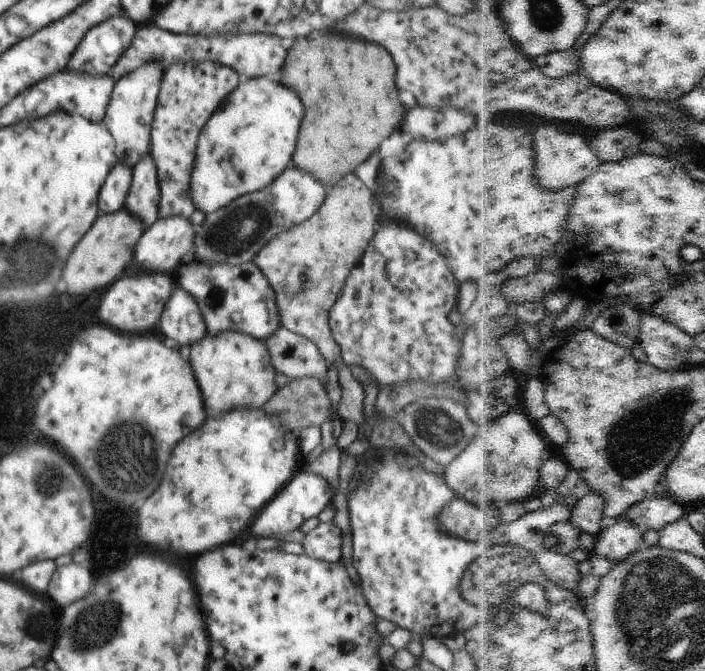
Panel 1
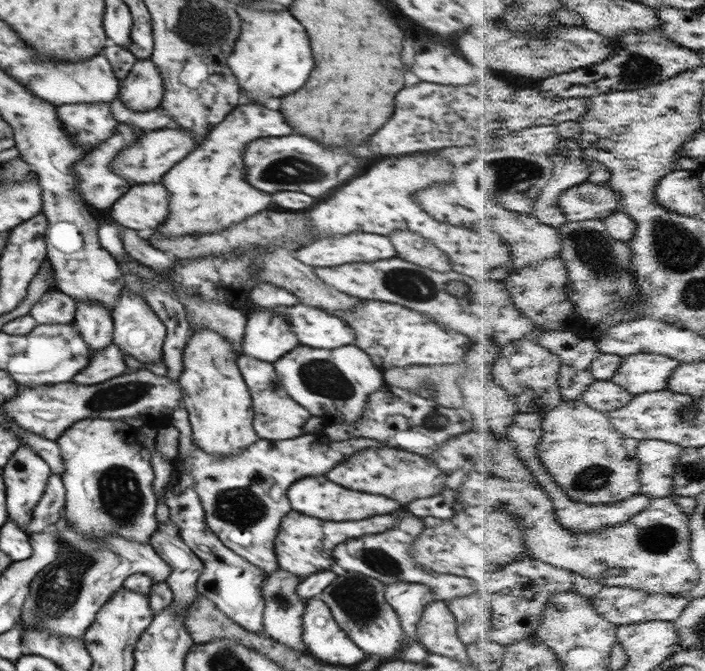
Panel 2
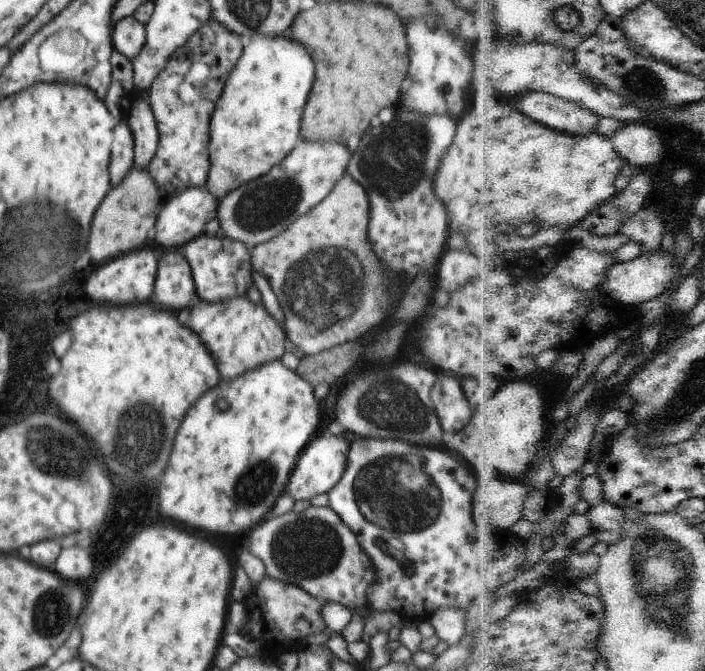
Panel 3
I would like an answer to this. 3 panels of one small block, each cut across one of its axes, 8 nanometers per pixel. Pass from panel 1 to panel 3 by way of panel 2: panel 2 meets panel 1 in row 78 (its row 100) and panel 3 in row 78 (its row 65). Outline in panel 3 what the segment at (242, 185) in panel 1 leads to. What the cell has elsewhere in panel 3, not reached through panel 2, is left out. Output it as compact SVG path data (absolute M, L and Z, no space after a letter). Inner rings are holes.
M262 34L252 36L244 48L234 72L228 78L226 92L222 92L216 110L210 120L210 176L206 188L217 201L230 190L264 176L272 166L280 164L300 140L300 118L314 84L314 62L308 50L292 38L266 38Z

